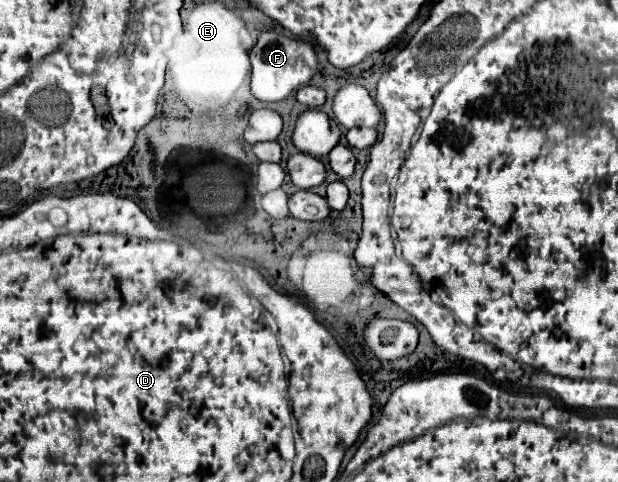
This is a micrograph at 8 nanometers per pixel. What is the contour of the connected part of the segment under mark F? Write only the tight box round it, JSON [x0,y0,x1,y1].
[250,30,318,102]

